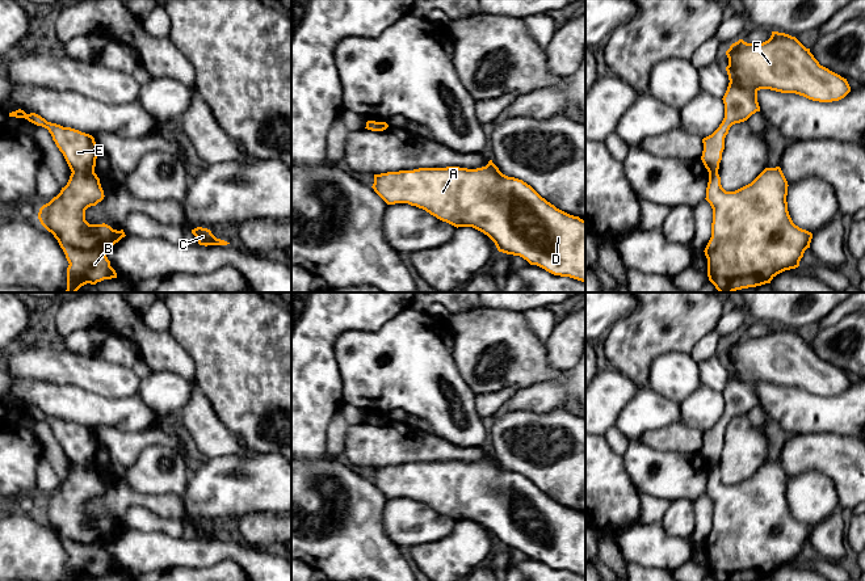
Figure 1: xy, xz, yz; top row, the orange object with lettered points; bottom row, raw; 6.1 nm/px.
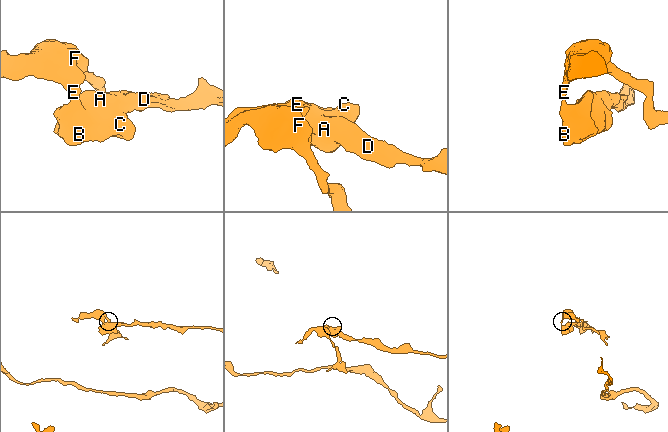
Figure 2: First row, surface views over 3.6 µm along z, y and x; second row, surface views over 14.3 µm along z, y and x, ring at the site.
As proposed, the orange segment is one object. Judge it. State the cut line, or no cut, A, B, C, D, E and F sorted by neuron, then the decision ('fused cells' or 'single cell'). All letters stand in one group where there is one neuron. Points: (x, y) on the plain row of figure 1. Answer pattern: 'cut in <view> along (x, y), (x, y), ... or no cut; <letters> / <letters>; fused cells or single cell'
cut in xy along (72, 464), (93, 466); A B C D / E F; fused cells

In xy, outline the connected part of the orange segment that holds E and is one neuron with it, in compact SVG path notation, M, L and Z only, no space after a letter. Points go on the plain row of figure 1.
M21 403L9 407L9 411L25 412L37 420L47 422L71 466L95 466L100 443L92 429L47 416L41 409L35 407L26 408Z

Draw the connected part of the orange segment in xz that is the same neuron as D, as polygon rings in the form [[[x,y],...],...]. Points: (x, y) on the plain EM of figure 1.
[[[492,454],[476,463],[419,462],[374,468],[371,481],[387,498],[408,497],[457,522],[473,521],[487,529],[499,546],[520,550],[530,559],[537,559],[554,569],[585,576],[585,514],[557,502],[522,473],[503,468]]]

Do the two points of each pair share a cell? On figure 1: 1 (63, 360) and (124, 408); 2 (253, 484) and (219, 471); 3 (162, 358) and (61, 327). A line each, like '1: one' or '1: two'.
1: two
2: one
3: one

